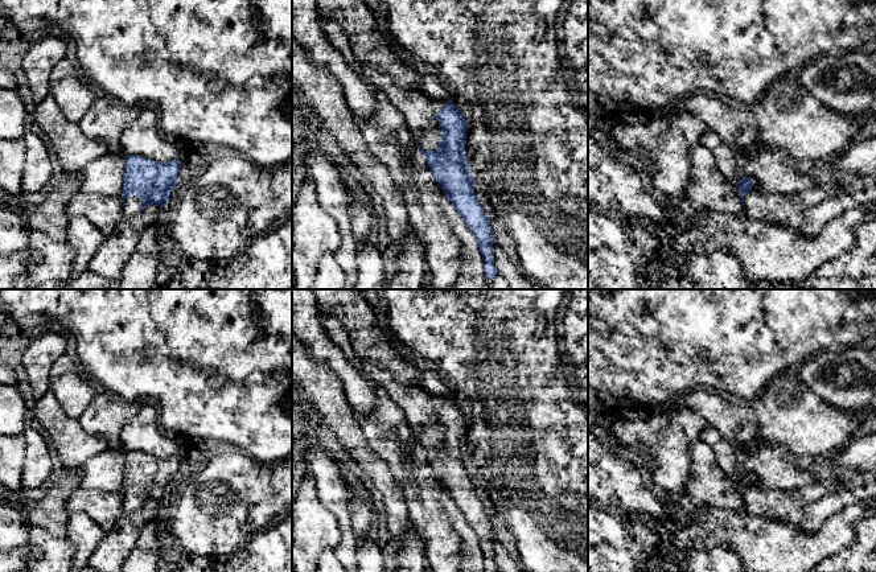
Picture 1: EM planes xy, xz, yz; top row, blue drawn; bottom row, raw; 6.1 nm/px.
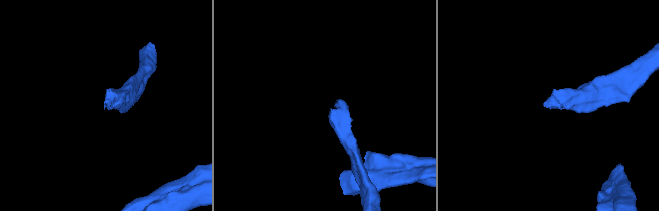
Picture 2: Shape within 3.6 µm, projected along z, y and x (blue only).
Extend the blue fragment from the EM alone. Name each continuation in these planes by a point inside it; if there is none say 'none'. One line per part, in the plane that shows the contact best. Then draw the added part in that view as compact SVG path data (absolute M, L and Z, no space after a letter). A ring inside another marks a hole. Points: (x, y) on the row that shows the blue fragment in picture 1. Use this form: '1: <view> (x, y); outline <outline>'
1: xz (419, 110); outline M357 61L358 73L363 74L379 89L406 120L406 127L418 147L424 151L436 151L441 144L441 127L436 115L441 112L444 102L433 99L421 91L406 91L394 85L391 78Z

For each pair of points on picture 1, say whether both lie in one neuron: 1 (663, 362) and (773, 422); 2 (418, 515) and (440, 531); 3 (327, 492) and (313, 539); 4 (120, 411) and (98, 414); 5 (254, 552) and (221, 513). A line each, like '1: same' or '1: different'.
1: different
2: same
3: different
4: same
5: different

